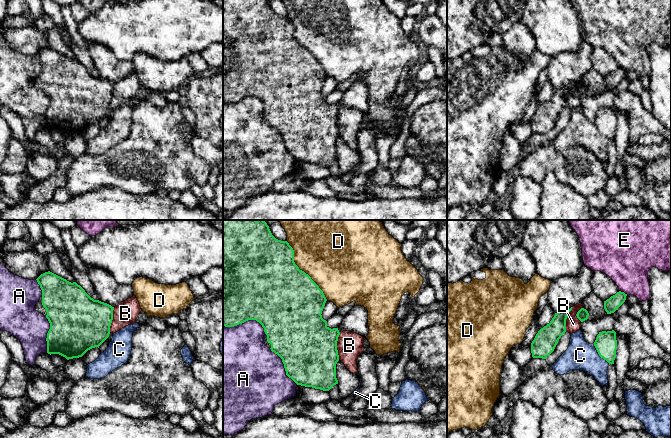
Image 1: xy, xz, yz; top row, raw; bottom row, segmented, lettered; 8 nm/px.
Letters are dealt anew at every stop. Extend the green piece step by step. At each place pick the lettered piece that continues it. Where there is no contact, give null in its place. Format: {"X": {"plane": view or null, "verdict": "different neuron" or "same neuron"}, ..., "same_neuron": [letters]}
{"A": {"plane": "xz", "verdict": "different neuron"}, "B": {"plane": "xz", "verdict": "different neuron"}, "C": {"plane": "yz", "verdict": "different neuron"}, "D": {"plane": "xz", "verdict": "different neuron"}, "E": {"plane": "yz", "verdict": "different neuron"}, "same_neuron": []}

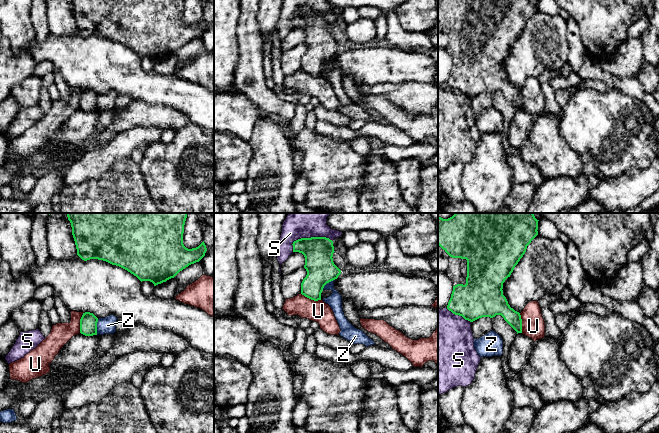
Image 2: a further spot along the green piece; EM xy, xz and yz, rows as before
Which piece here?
{"S": {"plane": "xz", "verdict": "different neuron"}, "U": {"plane": "xz", "verdict": "different neuron"}, "Z": {"plane": "xy", "verdict": "different neuron"}, "same_neuron": []}

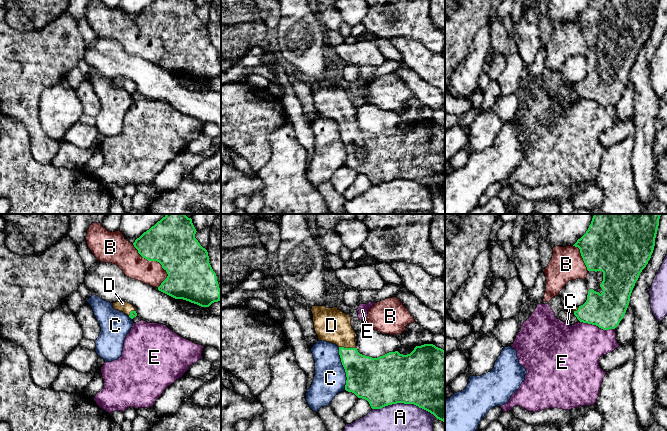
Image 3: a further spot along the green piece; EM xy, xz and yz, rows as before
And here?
{"A": {"plane": "xz", "verdict": "different neuron"}, "B": {"plane": "xy", "verdict": "different neuron"}, "C": {"plane": "xz", "verdict": "different neuron"}, "D": {"plane": "xz", "verdict": "same neuron"}, "E": {"plane": "yz", "verdict": "different neuron"}, "same_neuron": ["D"]}

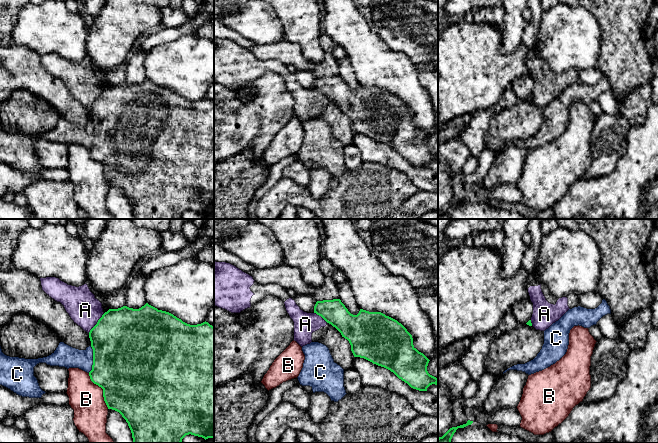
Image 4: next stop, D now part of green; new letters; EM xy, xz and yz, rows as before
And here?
{"A": {"plane": "xy", "verdict": "different neuron"}, "B": {"plane": "xy", "verdict": "different neuron"}, "C": {"plane": "xy", "verdict": "different neuron"}, "same_neuron": []}

